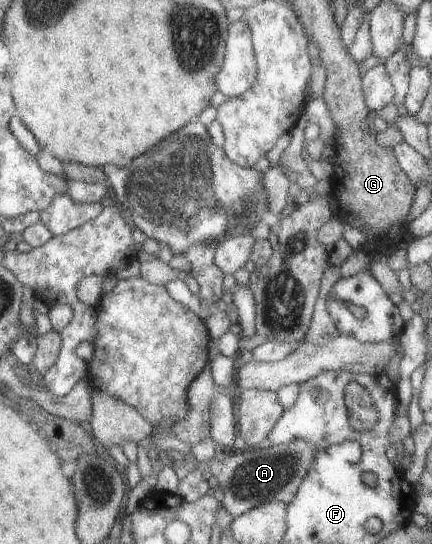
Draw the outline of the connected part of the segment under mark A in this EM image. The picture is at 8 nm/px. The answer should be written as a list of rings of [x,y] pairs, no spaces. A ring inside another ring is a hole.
[[[303,440],[271,446],[250,447],[243,451],[222,451],[221,455],[208,460],[210,477],[214,477],[222,489],[222,508],[232,517],[244,514],[256,505],[274,501],[286,505],[293,499],[303,476],[310,470],[314,460],[314,445]]]

